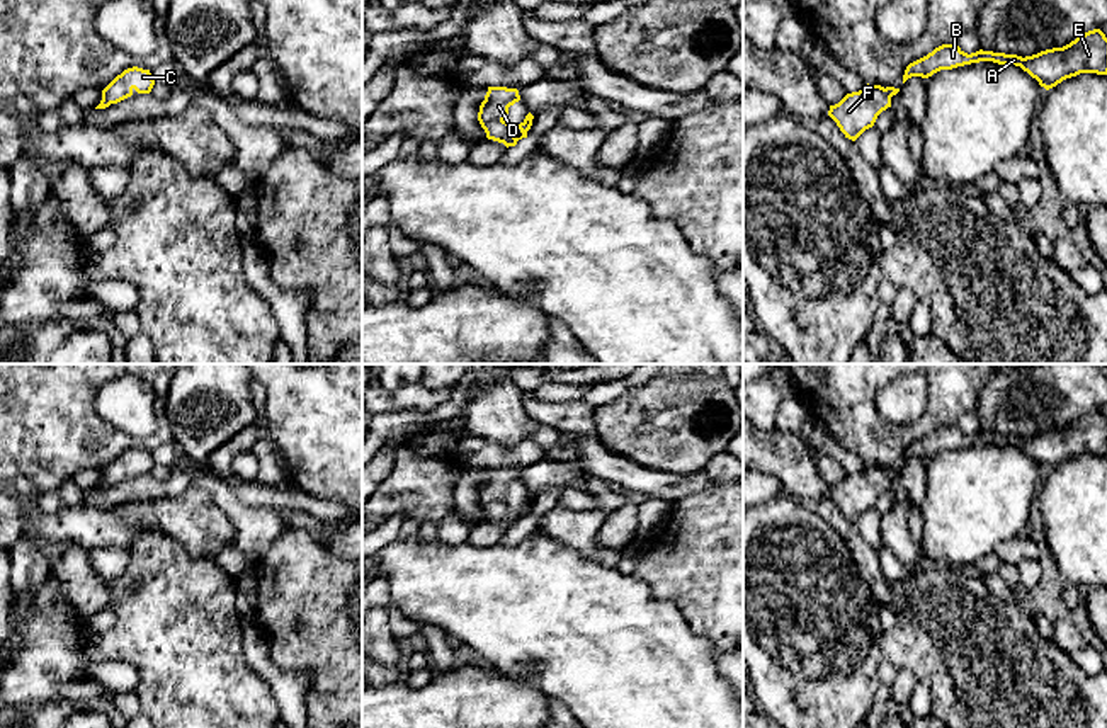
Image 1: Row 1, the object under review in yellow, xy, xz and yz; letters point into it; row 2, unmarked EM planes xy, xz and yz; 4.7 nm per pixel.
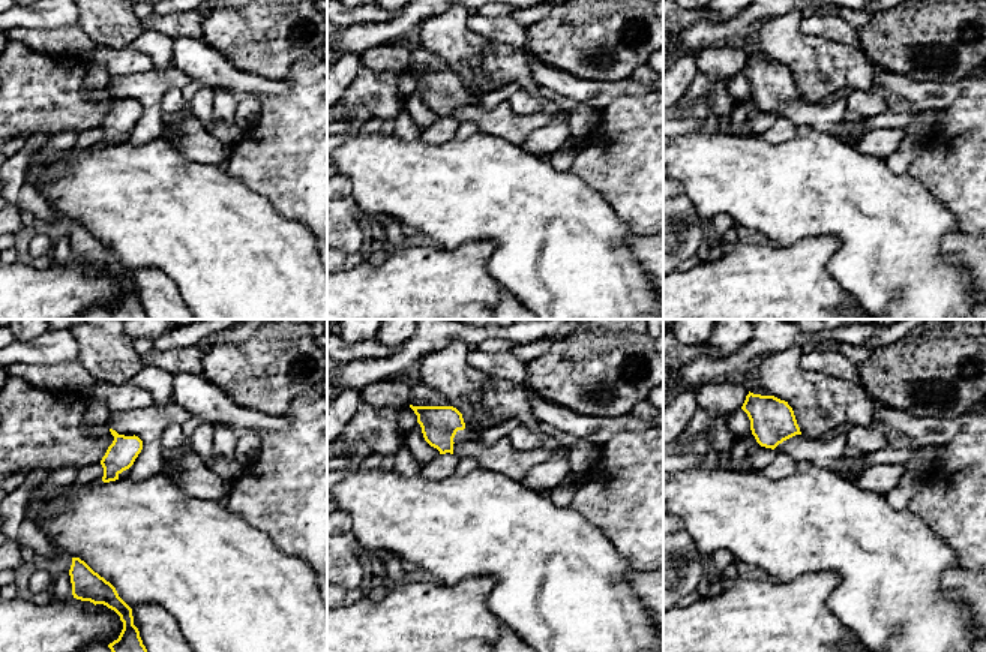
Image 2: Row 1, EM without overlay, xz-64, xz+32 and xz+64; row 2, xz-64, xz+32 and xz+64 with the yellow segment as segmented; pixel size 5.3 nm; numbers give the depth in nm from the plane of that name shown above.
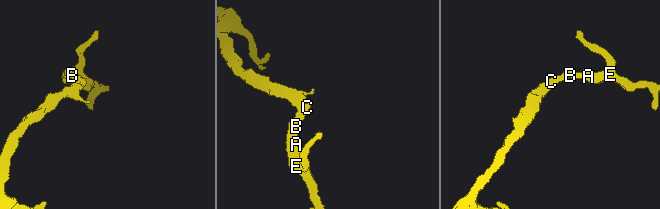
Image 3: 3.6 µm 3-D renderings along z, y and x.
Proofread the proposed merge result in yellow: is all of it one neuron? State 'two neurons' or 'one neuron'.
one neuron

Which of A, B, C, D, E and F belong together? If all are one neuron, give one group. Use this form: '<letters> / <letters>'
A B C D E F

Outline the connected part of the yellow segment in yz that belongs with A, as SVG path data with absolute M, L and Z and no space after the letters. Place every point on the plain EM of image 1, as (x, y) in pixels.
M1100 410L1088 412L1063 429L1053 429L1032 437L1017 437L993 432L964 434L959 427L942 425L927 437L910 444L903 464L911 458L928 459L940 451L993 442L1015 446L1027 452L1046 471L1080 454L1107 456L1107 418Z

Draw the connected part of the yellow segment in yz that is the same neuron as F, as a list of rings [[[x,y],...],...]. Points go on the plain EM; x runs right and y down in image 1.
[[[866,466],[859,473],[847,475],[838,485],[830,486],[828,497],[837,503],[845,519],[855,522],[866,510],[872,509],[877,497],[891,488],[891,478],[900,469]]]

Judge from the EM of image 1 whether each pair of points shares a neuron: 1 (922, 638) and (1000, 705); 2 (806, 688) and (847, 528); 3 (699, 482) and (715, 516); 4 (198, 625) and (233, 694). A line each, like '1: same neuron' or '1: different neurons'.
1: same neuron
2: different neurons
3: different neurons
4: same neuron

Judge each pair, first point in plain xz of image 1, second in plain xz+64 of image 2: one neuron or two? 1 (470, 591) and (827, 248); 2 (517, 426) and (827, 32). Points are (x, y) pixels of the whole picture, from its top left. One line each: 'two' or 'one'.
1: two
2: two

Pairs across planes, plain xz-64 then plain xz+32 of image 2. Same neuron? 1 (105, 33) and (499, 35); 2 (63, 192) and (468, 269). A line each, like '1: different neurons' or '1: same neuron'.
1: different neurons
2: different neurons

